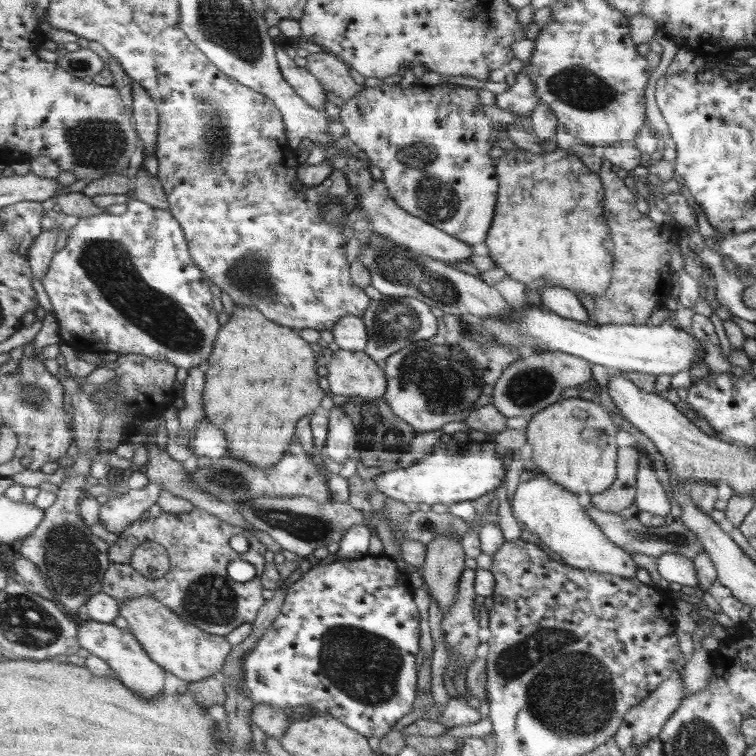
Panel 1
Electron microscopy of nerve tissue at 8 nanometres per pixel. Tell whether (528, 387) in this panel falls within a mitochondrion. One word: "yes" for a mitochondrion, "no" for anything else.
yes

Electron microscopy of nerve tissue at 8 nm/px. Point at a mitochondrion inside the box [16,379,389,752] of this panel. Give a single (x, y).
(72, 560)

